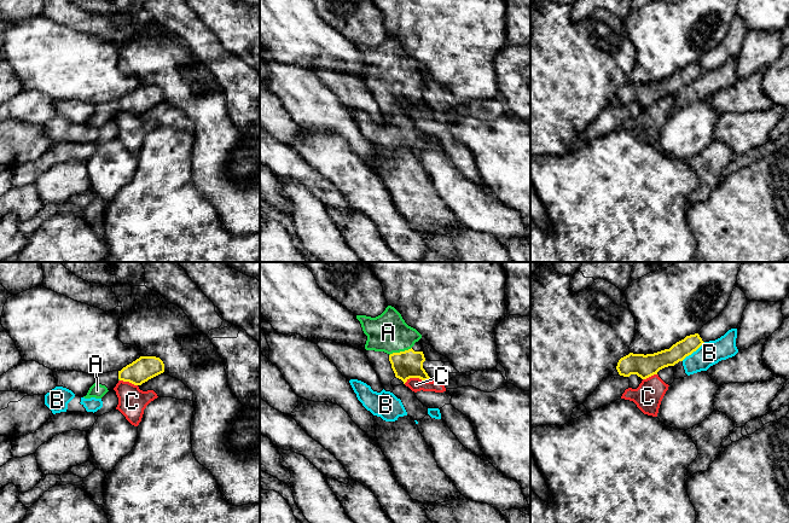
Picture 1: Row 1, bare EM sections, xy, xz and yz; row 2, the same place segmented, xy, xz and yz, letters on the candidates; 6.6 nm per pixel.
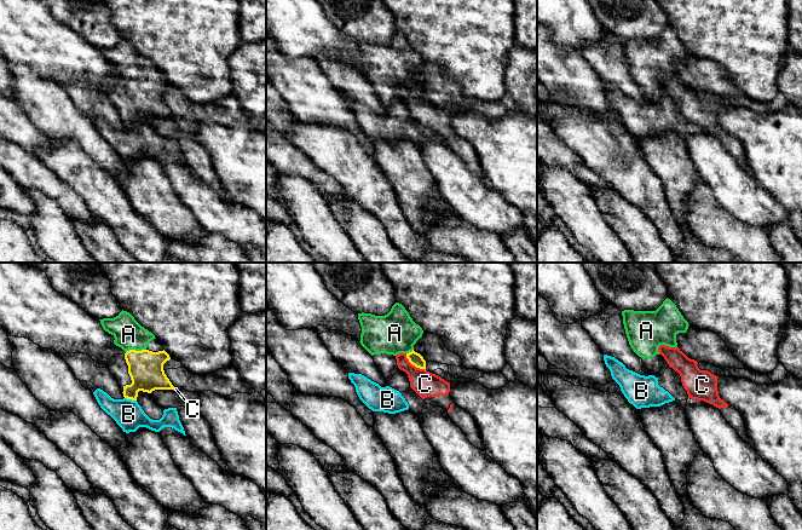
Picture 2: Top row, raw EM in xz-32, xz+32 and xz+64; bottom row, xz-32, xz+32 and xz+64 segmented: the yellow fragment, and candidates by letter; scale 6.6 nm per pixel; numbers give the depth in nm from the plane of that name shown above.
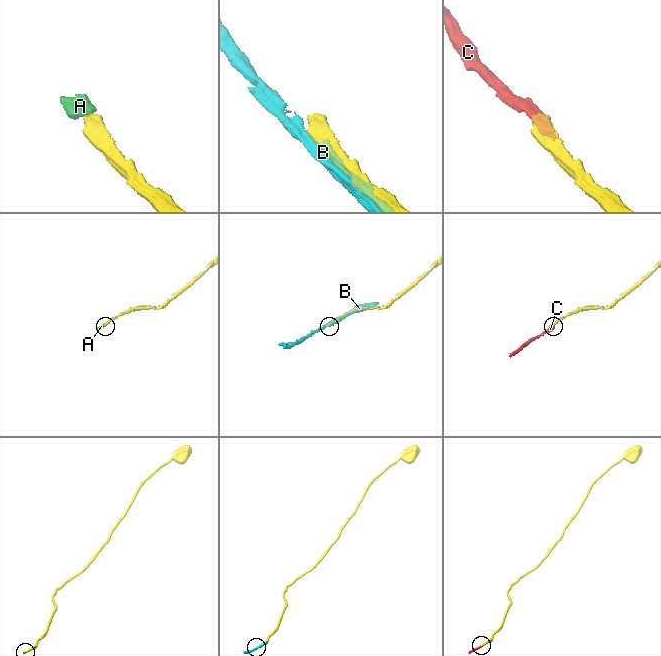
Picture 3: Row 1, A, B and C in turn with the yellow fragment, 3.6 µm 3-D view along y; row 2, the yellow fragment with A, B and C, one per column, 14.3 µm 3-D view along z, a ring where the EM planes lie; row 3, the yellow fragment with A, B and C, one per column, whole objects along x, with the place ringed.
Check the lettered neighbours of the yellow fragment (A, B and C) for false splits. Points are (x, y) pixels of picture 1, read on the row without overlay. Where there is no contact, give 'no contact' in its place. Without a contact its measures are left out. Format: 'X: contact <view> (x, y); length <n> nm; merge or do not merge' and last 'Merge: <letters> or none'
A: contact xz (400, 81); length 160 nm; merge
B: contact yz (692, 81); length 200 nm; do not merge
C: contact xz (417, 106); length 190 nm; do not merge
Merge: A

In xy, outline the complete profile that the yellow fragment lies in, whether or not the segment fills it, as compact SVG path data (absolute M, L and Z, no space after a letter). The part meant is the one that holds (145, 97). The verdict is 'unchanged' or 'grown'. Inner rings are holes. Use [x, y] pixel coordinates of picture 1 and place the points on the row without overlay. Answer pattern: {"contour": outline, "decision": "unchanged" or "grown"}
{"contour": "M140 86L118 100L118 109L141 115L149 109L164 101L164 93L156 86Z", "decision": "unchanged"}

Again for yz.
{"contour": "M698 63L686 65L684 69L673 74L669 79L665 79L654 83L633 83L621 87L616 99L620 105L630 106L637 104L642 109L646 109L665 97L674 95L683 91L686 86L696 81L704 71Z", "decision": "unchanged"}

